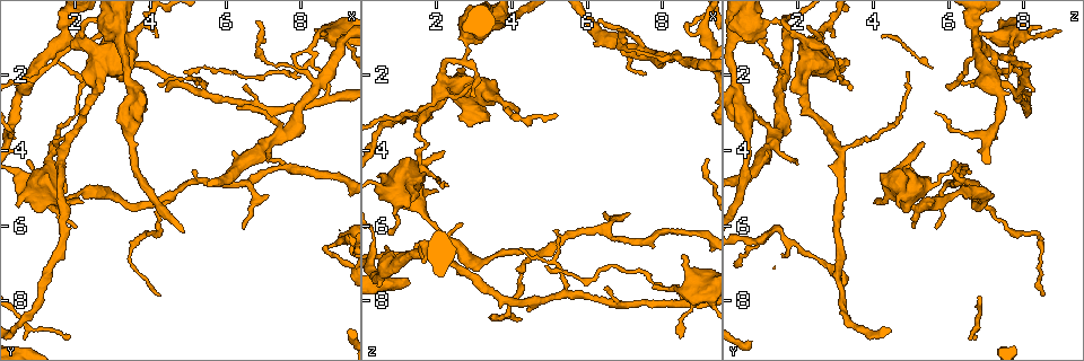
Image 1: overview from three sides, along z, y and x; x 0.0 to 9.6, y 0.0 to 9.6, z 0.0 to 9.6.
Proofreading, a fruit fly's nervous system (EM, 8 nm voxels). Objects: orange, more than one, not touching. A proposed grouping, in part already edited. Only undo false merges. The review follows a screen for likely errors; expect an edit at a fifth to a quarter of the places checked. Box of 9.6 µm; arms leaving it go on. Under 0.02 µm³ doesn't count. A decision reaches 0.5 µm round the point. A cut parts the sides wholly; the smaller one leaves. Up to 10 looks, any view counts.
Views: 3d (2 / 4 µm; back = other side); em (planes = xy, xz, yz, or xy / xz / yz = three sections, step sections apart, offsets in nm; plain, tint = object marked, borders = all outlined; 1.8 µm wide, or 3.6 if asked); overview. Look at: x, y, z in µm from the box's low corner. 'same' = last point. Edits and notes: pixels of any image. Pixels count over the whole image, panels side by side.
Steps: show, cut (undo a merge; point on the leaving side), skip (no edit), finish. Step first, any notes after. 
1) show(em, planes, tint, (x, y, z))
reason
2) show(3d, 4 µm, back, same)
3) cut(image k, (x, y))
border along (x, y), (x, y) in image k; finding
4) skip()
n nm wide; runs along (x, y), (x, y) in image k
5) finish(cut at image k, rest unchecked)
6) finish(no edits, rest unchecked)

show(em, planes, tint, (7.40, 3.55, 1.35))
arms part here

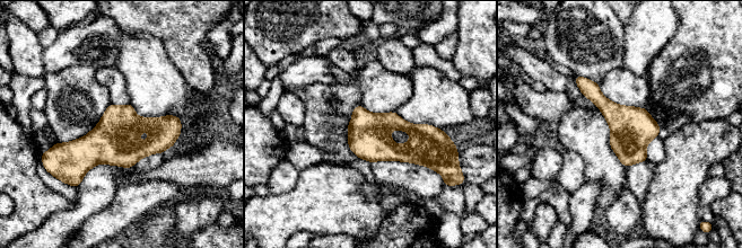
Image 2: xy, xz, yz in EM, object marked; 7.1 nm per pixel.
skip()
300 nm wide; all the same neuron

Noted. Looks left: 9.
show(3d, 4 µm, (8.85, 0.85, 7.80))
small branch off a trunk

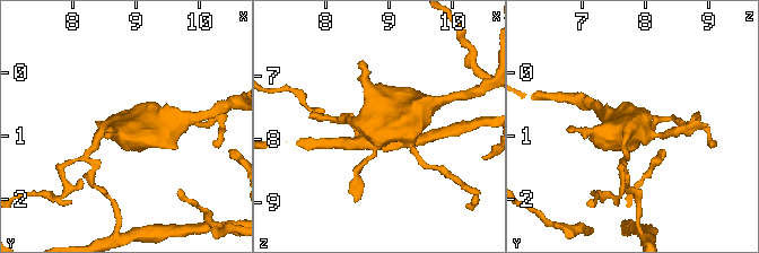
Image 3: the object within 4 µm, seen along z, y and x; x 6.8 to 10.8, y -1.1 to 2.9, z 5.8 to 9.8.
show(em, 3.6 µm, planes, borders, (8.85, 0.90, 7.85))
shape alone is not enough

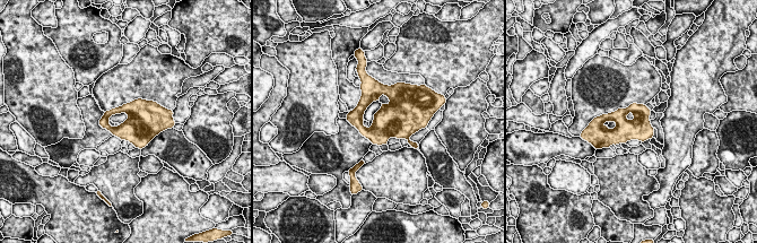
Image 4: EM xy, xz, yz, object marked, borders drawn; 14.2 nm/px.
skip()
one neuron here

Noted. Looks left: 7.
show(3d, 2 µm, (5.40, 2.45, 7.75))
three-way junction

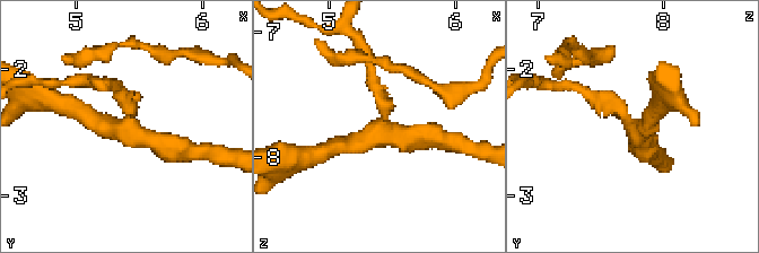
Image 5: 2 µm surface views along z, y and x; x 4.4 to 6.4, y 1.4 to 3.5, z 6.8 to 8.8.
show(em, yz, step 16, tint, (5.40, 2.46, 7.82))
3 arms

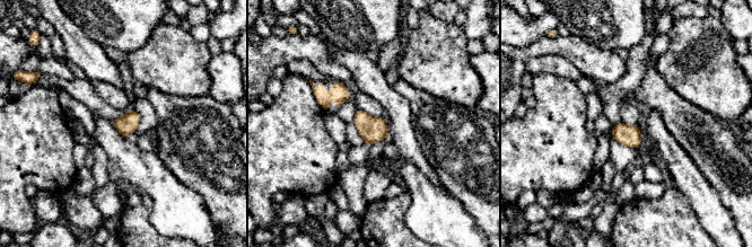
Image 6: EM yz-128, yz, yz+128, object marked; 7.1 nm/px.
skip()
one neuron here

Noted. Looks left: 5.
show(em, yz, step 4, tint, (1.65, 4.05, 3.15))
three arms meet

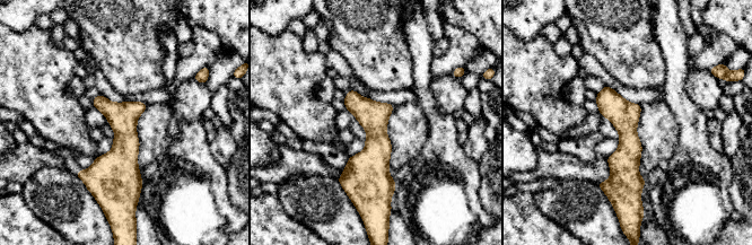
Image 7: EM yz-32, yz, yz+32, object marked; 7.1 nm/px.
show(em, planes, borders, same)

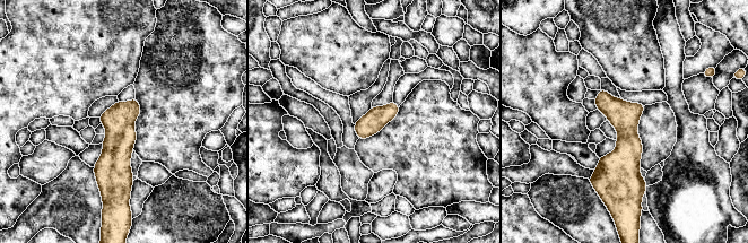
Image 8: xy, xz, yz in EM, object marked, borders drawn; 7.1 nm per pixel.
skip()
one neuron here

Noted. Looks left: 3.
finish(no edits, rest unchecked)

